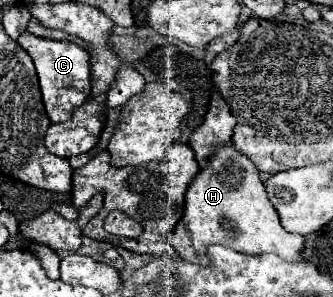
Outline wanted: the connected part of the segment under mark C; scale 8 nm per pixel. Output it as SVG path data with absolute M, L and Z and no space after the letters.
M24 31L22 37L18 39L20 45L28 51L28 55L32 57L36 71L38 71L38 79L40 79L40 89L42 89L42 99L46 105L46 113L50 117L52 123L60 123L60 121L68 121L74 107L84 103L90 95L90 67L88 67L88 53L72 43L72 41L56 41L56 39L44 39L44 37L36 37L30 31Z

